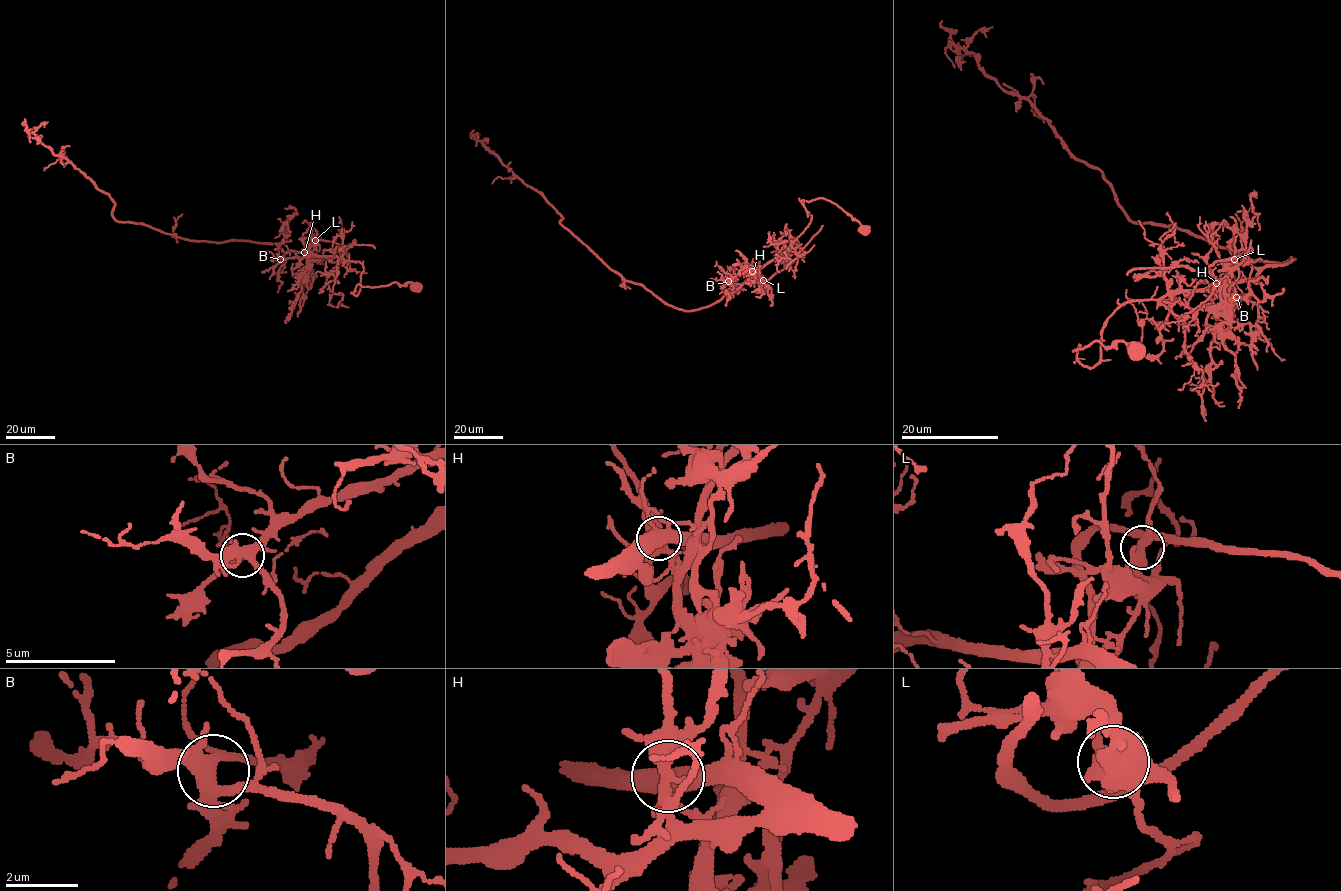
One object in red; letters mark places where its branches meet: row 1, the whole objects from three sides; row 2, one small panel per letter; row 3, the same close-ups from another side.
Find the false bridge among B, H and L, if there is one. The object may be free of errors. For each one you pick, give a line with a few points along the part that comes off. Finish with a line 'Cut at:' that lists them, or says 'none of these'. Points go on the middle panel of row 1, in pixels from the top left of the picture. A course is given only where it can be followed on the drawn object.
H: course (753, 271), (767, 281), (791, 263), (822, 225)
Cut at: H

